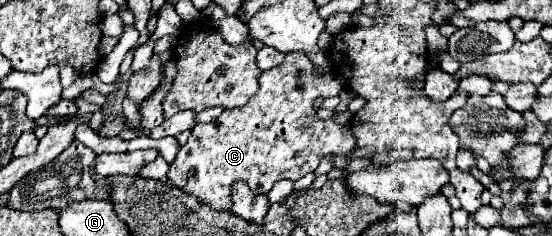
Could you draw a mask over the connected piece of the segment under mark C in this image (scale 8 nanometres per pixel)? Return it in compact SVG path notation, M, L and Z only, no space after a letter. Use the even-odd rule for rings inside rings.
M303 52L287 53L281 67L261 73L259 91L243 107L225 109L211 123L197 123L191 129L187 143L177 153L177 159L169 167L169 173L167 173L169 181L175 187L195 195L199 201L209 203L215 209L231 209L229 185L233 181L245 181L253 193L269 193L273 183L279 179L297 181L303 175L315 171L321 157L329 155L329 153L335 155L333 165L337 169L345 169L345 165L349 161L347 153L355 149L355 137L351 135L349 129L337 125L333 119L321 121L313 107L315 97L339 95L343 89L343 83L335 73L325 73L321 77L313 77L311 69L313 69L313 64Z

